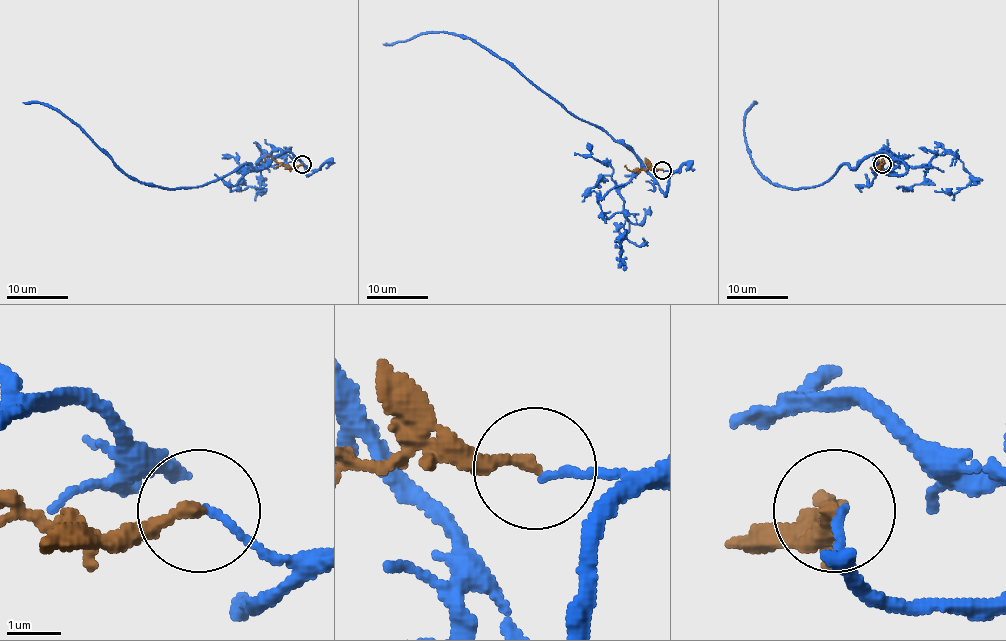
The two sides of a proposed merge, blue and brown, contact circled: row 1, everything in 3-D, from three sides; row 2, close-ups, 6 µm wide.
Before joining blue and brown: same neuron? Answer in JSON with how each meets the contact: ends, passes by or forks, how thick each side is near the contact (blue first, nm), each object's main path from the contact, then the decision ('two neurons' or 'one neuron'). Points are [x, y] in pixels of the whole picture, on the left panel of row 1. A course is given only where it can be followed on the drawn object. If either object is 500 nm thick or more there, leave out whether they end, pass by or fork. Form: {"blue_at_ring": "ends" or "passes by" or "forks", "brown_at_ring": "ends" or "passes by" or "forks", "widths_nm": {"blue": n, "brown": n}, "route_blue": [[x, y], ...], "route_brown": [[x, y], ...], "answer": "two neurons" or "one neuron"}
{"blue_at_ring": "ends", "brown_at_ring": "ends", "widths_nm": {"blue": 120, "brown": 200}, "route_blue": [[303, 164], [310, 175], [285, 152], [199, 187], [147, 185], [69, 119], [23, 103]], "route_brown": [[302, 164], [279, 165], [268, 156], [264, 162]], "answer": "two neurons"}

